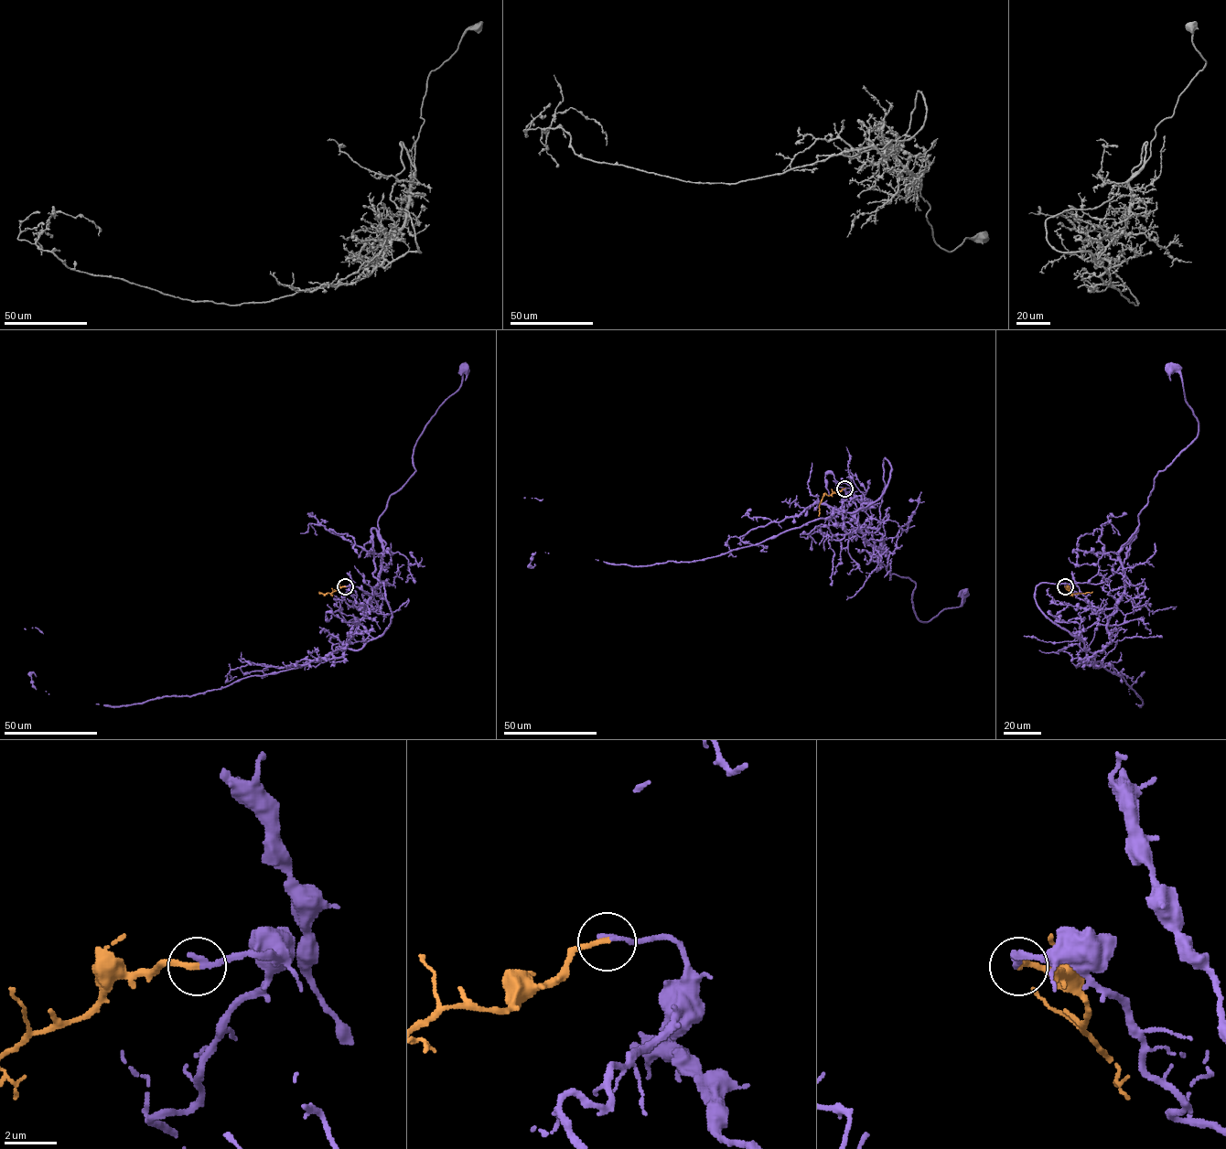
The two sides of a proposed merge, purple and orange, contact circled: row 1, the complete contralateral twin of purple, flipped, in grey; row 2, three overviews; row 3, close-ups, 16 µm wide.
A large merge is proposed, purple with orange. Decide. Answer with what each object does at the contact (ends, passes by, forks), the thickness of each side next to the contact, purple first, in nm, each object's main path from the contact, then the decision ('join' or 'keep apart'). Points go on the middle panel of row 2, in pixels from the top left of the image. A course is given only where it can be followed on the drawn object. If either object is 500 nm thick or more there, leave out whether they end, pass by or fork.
purple ends there; orange ends there; 240 nm thick on the purple side, 200 nm on the other; purple runs (844, 488), (844, 510), (873, 547), (882, 542), (877, 563), (915, 583), (920, 621), (960, 606), (963, 593); orange runs (844, 488), (830, 495), (824, 494), (818, 516); join

